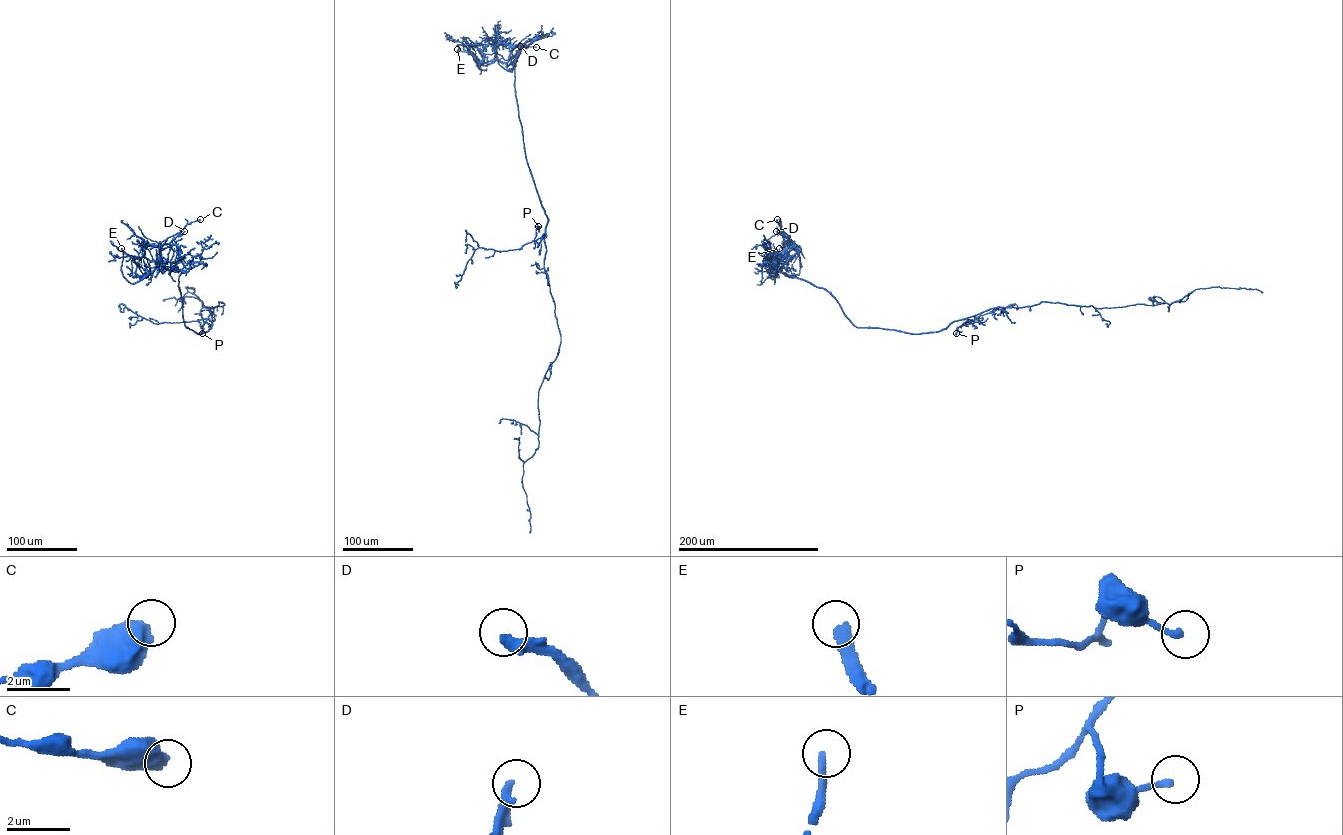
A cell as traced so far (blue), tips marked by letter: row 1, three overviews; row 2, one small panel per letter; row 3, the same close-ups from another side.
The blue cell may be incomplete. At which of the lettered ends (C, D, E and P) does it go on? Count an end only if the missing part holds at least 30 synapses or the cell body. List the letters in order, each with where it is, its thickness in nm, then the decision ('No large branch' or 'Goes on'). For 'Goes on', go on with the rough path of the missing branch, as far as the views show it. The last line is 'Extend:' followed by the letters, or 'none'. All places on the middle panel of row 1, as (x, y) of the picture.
C: Place: (536, 47). Thickness 600 nm. No large branch
D: Place: (520, 46). Thickness 320 nm. No large branch
E: Place: (457, 49). Thickness 320 nm. Goes on. Course of what is missing: (457, 49), (453, 52), (437, 49)
P: Place: (538, 226). Thickness 180 nm. No large branch
Extend: E

